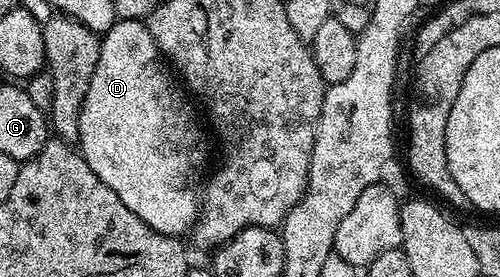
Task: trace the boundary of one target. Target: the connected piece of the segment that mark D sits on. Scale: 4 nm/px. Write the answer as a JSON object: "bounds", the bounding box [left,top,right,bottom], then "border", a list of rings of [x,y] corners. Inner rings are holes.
{"bounds":[78,18,208,236],"border":[[[120,18],[102,35],[94,80],[90,80],[90,92],[86,92],[82,116],[78,120],[78,149],[86,164],[94,168],[98,180],[102,180],[134,216],[150,224],[150,228],[173,236],[187,235],[196,224],[202,205],[200,173],[208,162],[204,130],[196,119],[191,101],[193,99],[166,65],[154,36],[150,36],[141,19]]]}

